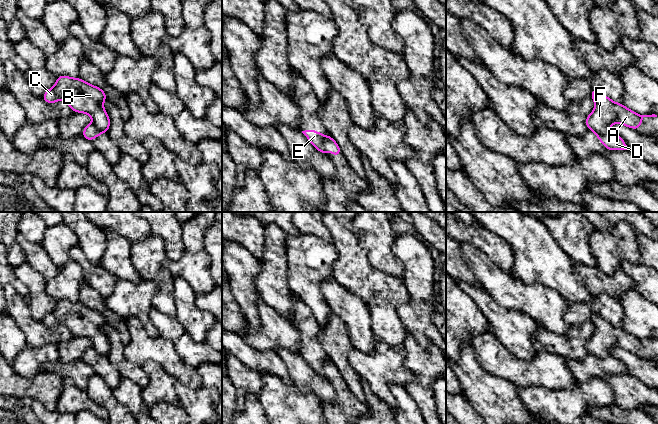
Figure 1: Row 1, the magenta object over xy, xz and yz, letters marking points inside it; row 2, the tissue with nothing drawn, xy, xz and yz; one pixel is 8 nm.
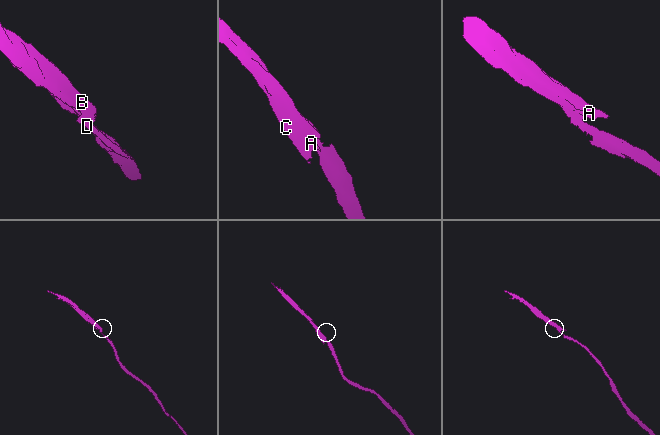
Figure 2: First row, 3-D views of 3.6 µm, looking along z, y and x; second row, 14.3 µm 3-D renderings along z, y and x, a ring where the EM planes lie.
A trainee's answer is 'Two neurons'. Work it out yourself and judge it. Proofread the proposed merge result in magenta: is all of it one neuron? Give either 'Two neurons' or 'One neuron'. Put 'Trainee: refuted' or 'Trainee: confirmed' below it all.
Two neurons
Trainee: confirmed

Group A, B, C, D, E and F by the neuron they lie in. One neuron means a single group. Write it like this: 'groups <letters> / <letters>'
groups A B C F / D E

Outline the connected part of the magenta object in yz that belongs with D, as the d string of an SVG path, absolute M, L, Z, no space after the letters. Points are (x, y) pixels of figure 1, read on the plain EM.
M593 355L593 357L597 359L600 366L604 368L604 371L607 374L629 374L625 365L612 355L605 357L597 357Z

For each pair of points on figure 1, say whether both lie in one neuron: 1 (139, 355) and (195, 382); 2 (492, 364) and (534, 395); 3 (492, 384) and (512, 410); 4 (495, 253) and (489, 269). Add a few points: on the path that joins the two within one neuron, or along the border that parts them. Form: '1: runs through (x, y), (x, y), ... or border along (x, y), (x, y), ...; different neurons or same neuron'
1: runs through (153, 355), (164, 355), (181, 372); same neuron
2: border along (518, 386), (547, 387); different neurons
3: runs through (494, 390), (506, 404); same neuron
4: border along (474, 246), (482, 250), (502, 270), (511, 275); different neurons

